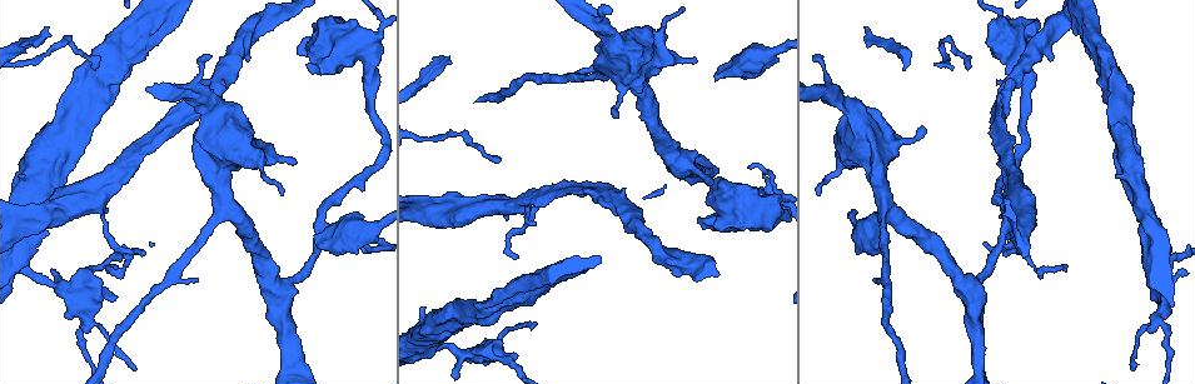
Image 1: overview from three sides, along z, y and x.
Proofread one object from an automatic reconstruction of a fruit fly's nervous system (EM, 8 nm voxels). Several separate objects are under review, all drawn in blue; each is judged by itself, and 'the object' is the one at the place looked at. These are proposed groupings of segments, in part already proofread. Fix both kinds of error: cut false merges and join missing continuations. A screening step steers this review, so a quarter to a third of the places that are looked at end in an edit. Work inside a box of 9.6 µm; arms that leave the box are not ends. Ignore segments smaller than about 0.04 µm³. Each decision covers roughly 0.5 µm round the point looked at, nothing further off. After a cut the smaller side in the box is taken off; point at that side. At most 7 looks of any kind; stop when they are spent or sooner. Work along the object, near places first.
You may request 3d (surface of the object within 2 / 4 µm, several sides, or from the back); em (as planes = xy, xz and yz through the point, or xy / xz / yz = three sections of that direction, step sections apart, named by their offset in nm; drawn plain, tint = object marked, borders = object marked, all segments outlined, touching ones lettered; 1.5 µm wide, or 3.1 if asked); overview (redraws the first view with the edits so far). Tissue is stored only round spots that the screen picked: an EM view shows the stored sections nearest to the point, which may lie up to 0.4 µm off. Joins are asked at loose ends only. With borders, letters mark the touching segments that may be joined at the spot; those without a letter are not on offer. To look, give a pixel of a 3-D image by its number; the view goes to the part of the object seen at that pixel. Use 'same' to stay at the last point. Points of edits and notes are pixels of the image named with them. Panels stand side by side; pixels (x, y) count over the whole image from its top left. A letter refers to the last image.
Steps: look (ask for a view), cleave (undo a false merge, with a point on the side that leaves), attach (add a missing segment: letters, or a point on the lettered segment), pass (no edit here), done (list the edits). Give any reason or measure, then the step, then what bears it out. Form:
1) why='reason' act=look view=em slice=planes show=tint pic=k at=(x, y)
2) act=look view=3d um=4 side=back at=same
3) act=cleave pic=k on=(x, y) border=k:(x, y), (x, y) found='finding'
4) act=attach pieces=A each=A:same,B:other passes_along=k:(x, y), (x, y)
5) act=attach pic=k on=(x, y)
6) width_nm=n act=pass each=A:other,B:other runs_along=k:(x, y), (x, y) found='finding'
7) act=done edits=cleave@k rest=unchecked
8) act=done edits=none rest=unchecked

why='thick end' act=look view=em slice=planes show=borders pic=1 at=(313, 235)

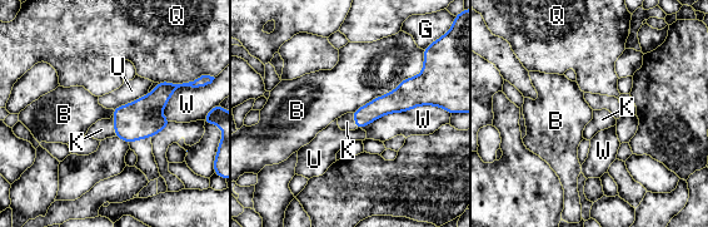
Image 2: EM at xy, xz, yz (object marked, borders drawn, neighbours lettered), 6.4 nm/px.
act=attach pieces=K each=B:other,G:other,K:same,Q:other,U:other,W:other passes_along=2:(139, 119), (113, 123), (101, 129) found='the neuron continues'

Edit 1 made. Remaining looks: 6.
why='branch stops here' act=look view=3d um=2 pic=1 at=(209, 56)

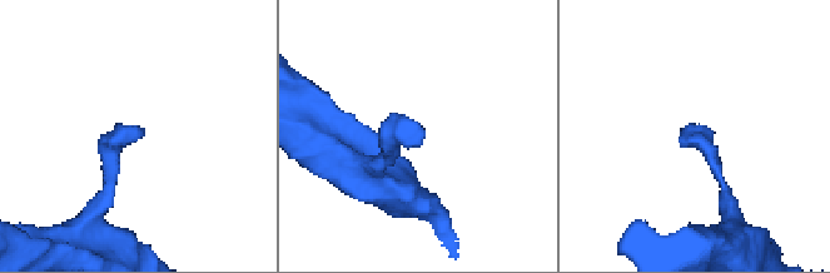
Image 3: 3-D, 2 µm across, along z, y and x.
act=look view=em slice=planes show=borders pic=3 at=(696, 126)

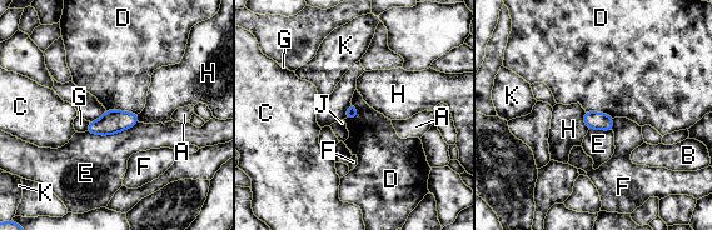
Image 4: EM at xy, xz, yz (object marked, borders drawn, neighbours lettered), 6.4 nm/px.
longest_contact=E:340nm act=pass each=A:other,B:other,C:other,D:other,E:other,F:other,G:other,H:other,J:other,K:other border=4:(106, 109), (134, 111), (137, 114) found='no lettered segment goes on from it'

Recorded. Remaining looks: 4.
why='a narrow waist' act=look view=em slice=planes show=borders pic=1 at=(449, 348)

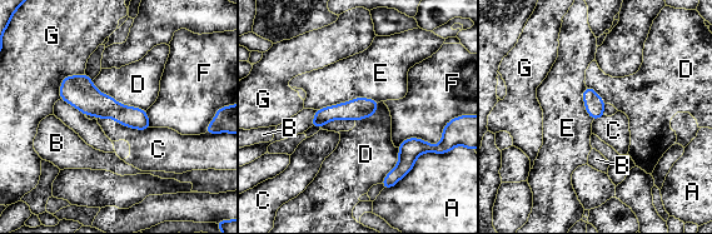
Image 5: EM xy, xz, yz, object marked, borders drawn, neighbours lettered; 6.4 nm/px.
act=pass each=A:other,B:other,C:other,D:other,E:other,F:other,G:other border=5:(96, 118), (150, 128) found='one neuron here'

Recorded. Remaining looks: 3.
act=done edits=attach@2 rest=unchecked

